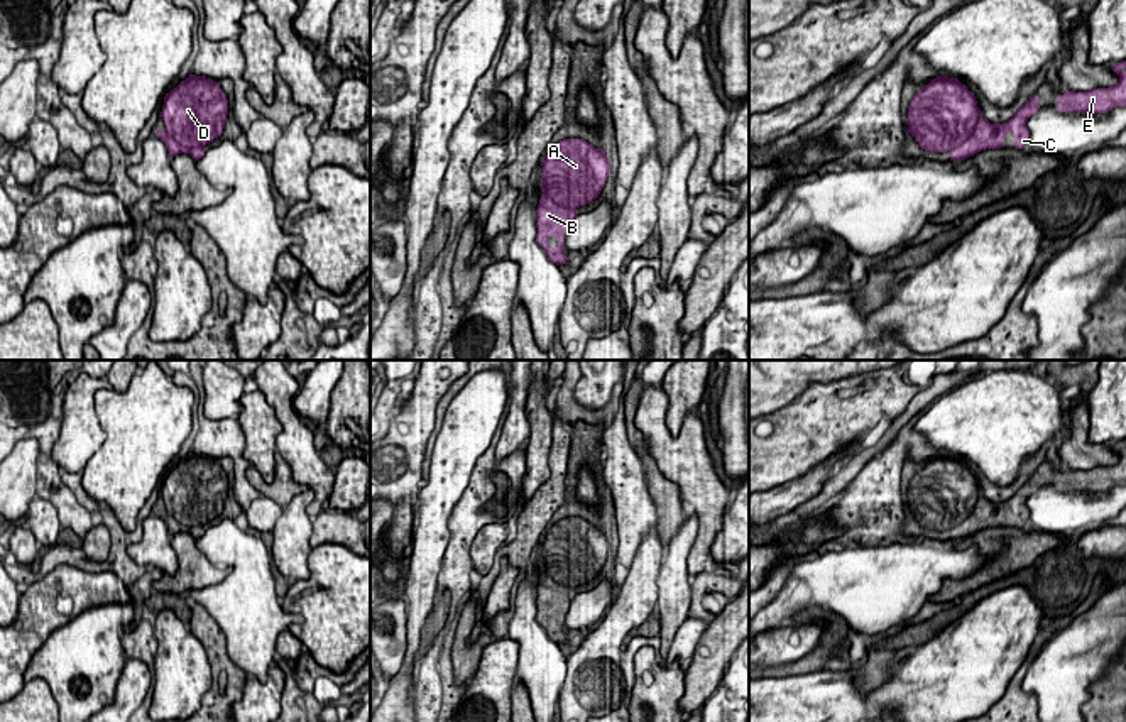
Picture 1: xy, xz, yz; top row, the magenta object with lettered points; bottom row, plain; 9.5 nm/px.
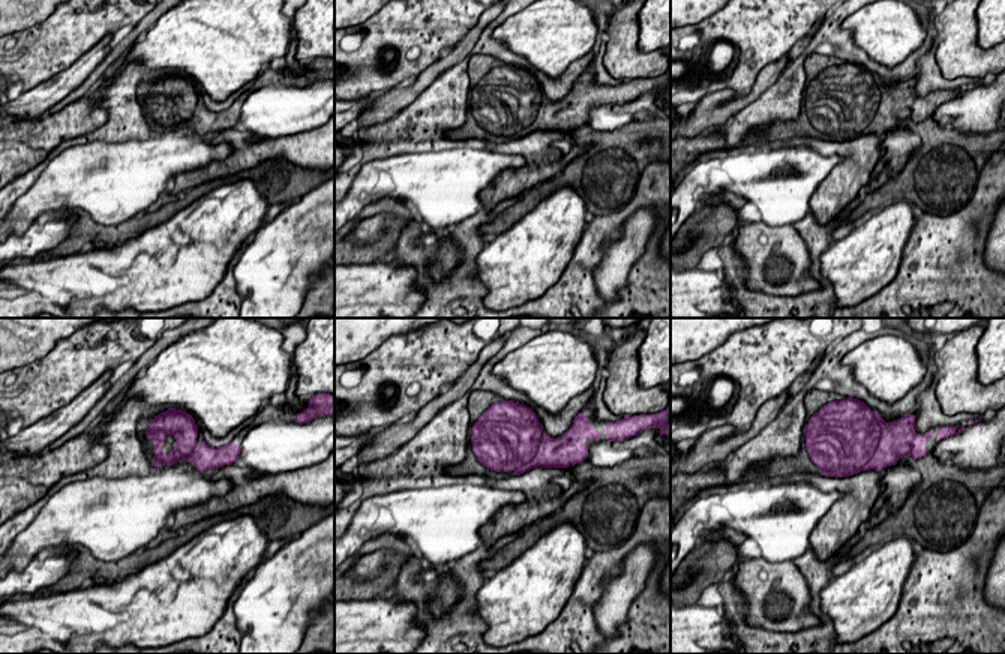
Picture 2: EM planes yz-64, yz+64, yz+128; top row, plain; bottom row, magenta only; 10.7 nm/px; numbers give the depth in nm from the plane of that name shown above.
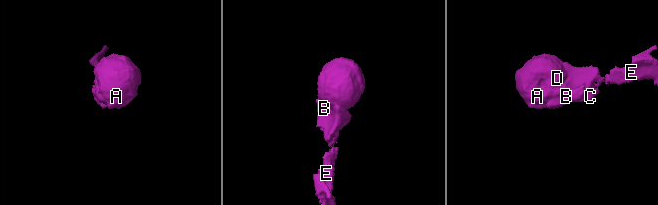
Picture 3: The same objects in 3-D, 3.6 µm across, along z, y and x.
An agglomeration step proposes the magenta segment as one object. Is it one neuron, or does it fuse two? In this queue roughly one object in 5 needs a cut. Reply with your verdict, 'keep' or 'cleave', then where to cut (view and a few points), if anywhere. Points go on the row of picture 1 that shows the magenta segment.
keep | no cut

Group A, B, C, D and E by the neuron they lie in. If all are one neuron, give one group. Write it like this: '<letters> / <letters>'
A B C D E

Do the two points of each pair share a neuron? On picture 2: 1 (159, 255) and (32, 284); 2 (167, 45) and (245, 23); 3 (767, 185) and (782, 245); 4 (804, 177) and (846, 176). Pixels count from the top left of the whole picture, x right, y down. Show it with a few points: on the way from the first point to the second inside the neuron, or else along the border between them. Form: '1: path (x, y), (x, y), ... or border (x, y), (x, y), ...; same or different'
1: path (128, 276), (98, 279), (86, 284), (63, 284); same
2: path (186, 39), (225, 36); same
3: border (761, 219), (768, 225), (792, 225); different
4: border (807, 146), (842, 159), (813, 192), (810, 207); different

